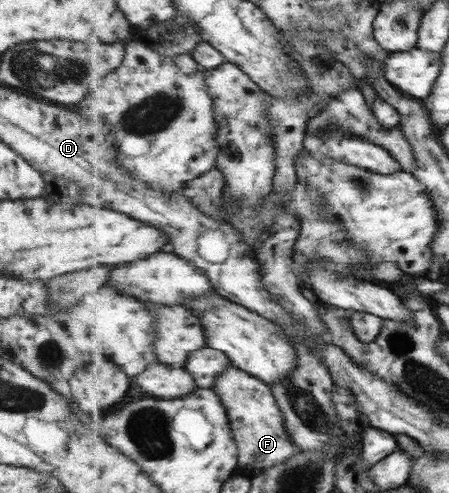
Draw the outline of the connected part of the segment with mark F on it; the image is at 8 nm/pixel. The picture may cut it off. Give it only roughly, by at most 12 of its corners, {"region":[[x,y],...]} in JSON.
{"region":[[229,367],[213,389],[255,474],[294,459],[272,387]]}

